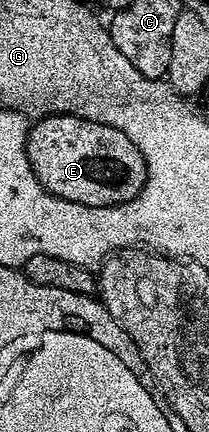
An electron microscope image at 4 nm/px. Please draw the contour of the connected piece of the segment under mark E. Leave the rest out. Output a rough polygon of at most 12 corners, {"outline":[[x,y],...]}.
{"outline":[[47,114],[27,157],[51,196],[104,208],[147,181],[121,130]]}

